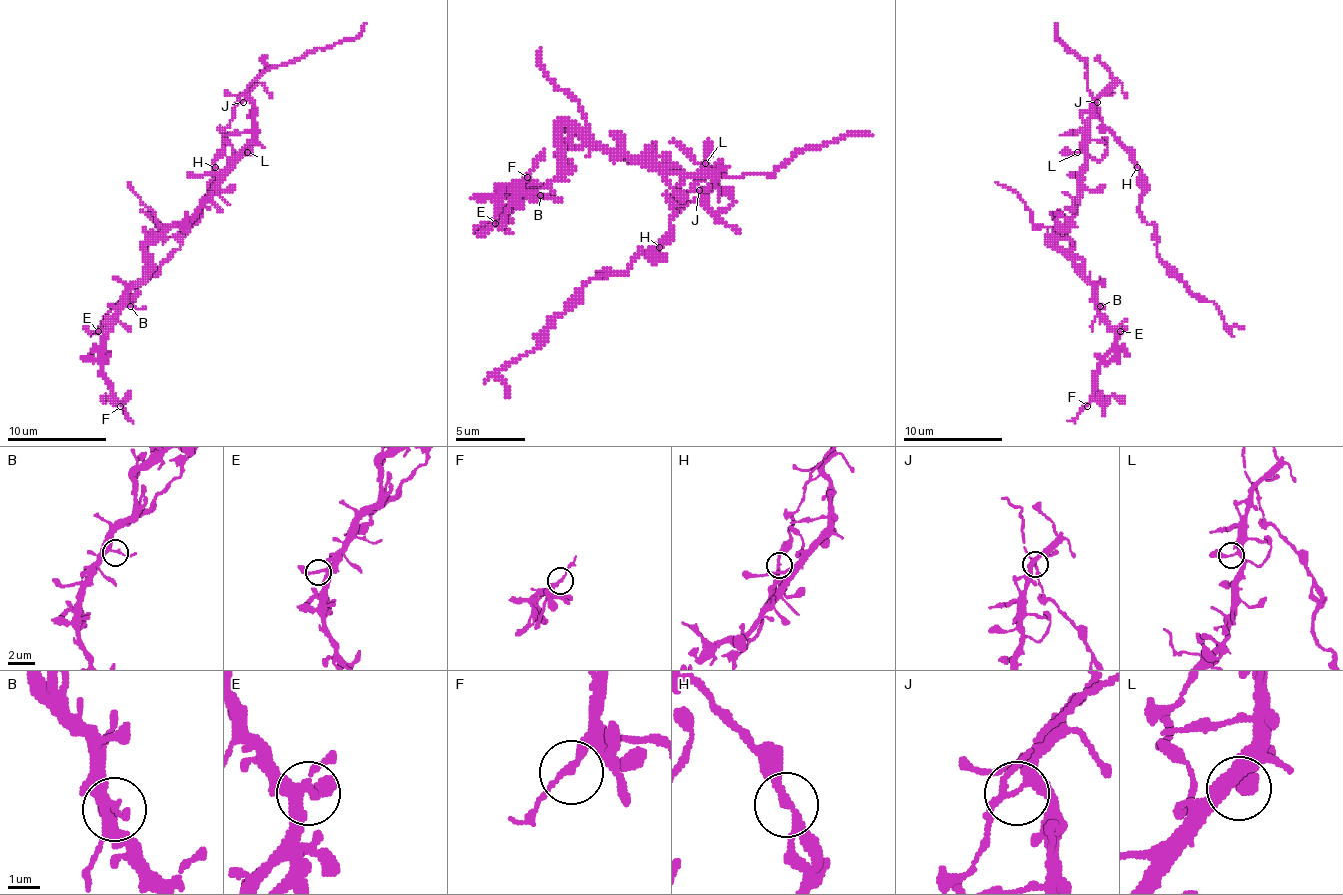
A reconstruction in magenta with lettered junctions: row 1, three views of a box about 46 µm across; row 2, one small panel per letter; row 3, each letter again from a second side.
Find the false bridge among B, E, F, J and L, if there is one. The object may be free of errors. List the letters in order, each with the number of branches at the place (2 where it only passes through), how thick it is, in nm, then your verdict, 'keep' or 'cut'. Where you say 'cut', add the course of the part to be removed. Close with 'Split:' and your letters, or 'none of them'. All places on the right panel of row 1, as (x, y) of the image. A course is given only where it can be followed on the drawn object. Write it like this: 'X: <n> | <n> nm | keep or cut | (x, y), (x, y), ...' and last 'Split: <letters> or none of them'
B: 3 | 240 nm | keep
E: 4 | 200 nm | keep
F: 2 | 200 nm | keep
J: 4 | 240 nm | cut | (1097, 103), (1107, 130), (1139, 170), (1139, 214), (1154, 227), (1157, 257), (1211, 301), (1226, 324), (1244, 329)
L: 3 | 280 nm | keep
Split: J

